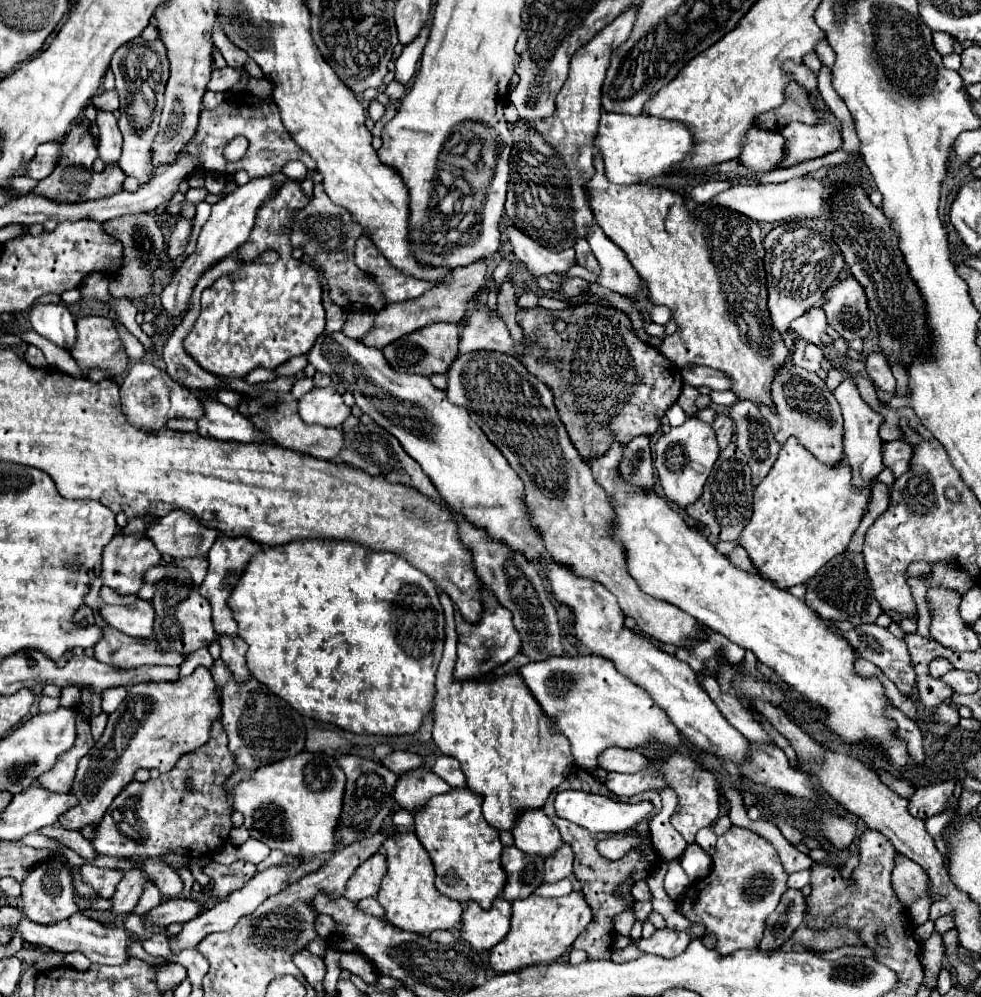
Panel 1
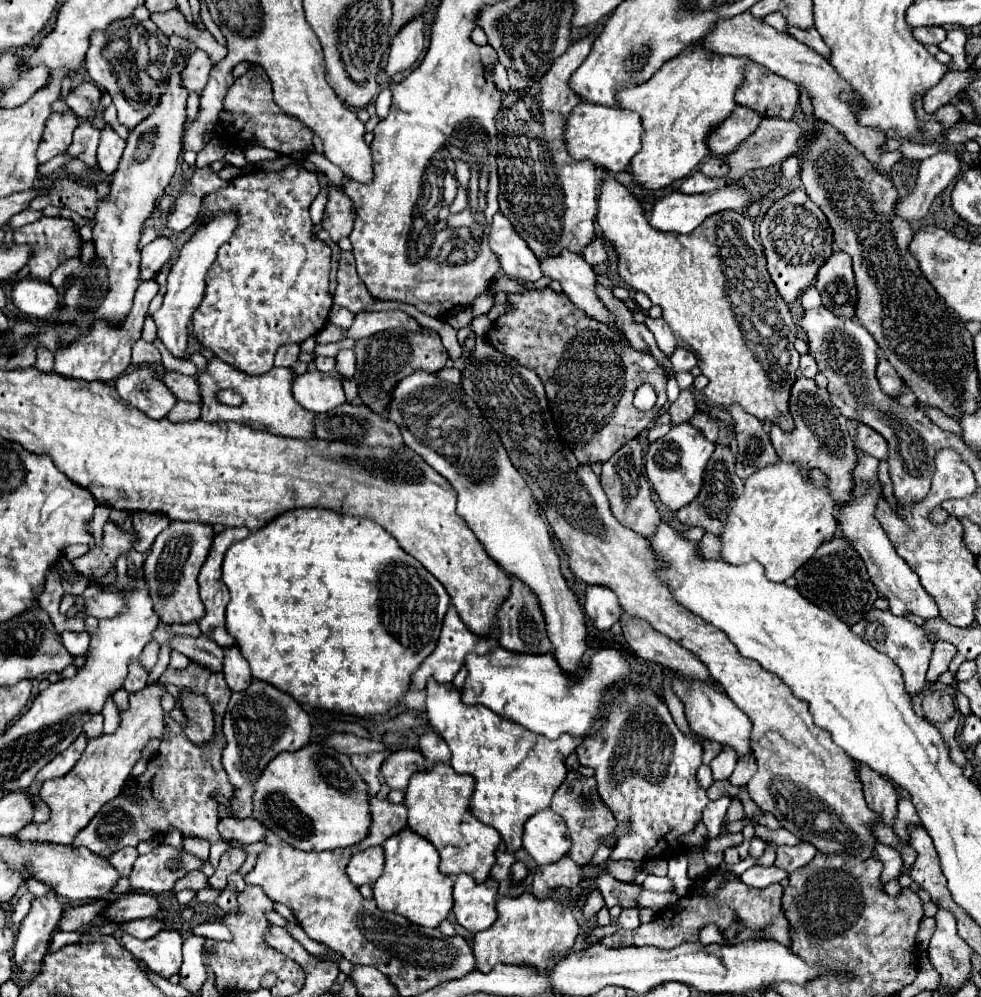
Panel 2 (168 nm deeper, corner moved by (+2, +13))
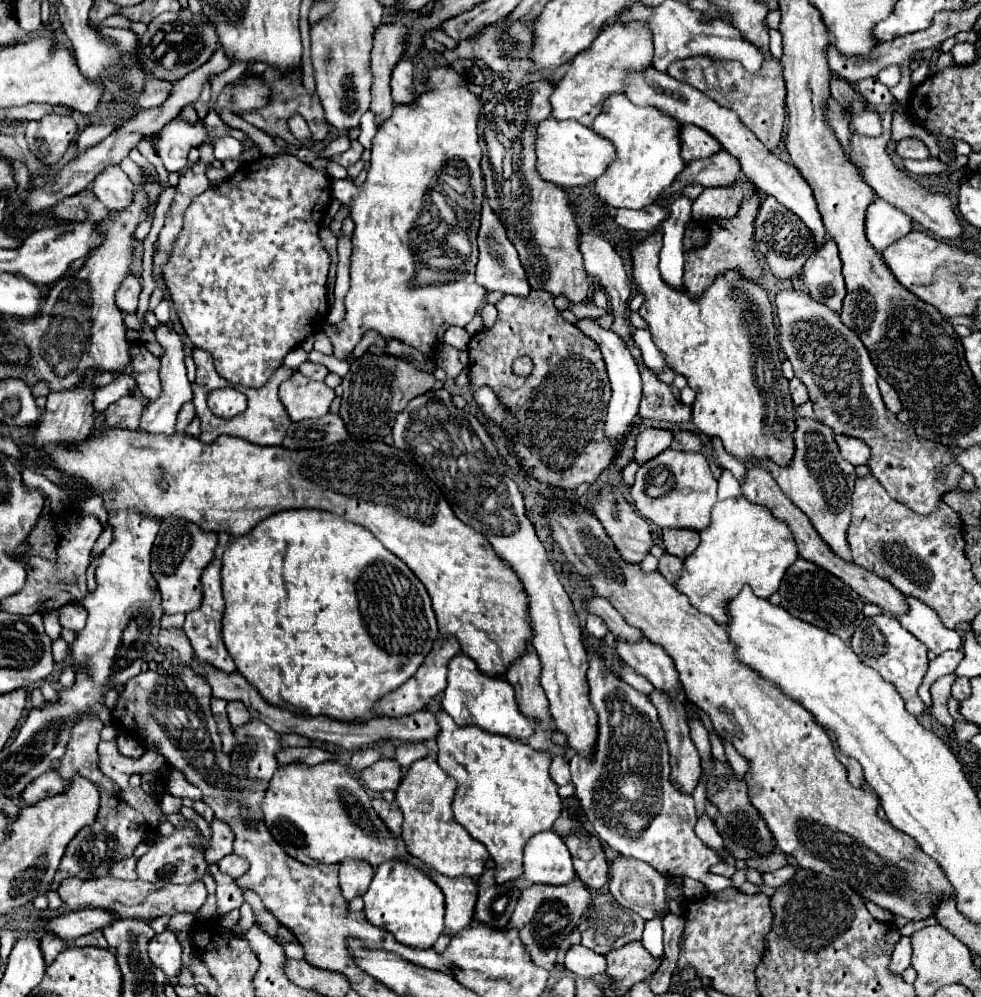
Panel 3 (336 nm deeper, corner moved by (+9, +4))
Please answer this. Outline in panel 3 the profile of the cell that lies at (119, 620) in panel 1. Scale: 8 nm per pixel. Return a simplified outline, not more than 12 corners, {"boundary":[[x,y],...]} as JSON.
{"boundary":[[78,603],[60,609],[62,627],[78,633],[88,619]]}

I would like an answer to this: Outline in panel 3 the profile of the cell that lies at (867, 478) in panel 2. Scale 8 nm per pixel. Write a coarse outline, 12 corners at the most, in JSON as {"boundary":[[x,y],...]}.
{"boundary":[[904,595],[908,611],[896,619],[940,655],[962,637],[944,627],[934,609]]}

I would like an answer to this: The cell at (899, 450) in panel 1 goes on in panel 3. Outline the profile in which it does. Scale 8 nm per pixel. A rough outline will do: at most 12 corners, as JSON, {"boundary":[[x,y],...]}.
{"boundary":[[836,435],[840,453],[852,465],[866,465],[870,447],[848,435]]}

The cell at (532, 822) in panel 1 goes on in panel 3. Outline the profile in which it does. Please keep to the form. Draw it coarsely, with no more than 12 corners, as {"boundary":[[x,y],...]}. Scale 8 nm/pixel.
{"boundary":[[542,831],[524,847],[524,877],[564,885],[576,877],[562,837]]}

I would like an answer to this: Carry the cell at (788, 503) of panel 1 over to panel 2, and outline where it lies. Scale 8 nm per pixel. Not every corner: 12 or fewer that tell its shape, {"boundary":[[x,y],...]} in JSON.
{"boundary":[[819,470],[749,476],[721,560],[791,578],[837,530]]}

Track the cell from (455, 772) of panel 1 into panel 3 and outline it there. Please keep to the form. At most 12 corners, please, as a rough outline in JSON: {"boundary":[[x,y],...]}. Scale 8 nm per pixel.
{"boundary":[[402,743],[396,761],[410,767],[428,755],[424,743]]}

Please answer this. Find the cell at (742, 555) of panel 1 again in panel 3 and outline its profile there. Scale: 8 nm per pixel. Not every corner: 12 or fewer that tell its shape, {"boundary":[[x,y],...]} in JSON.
{"boundary":[[666,553],[658,571],[670,583],[678,583],[684,559]]}

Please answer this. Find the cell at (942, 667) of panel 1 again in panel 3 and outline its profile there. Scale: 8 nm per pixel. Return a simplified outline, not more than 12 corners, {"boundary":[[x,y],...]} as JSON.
{"boundary":[[946,651],[930,661],[918,695],[928,705],[930,687],[942,675],[954,673],[964,653]]}

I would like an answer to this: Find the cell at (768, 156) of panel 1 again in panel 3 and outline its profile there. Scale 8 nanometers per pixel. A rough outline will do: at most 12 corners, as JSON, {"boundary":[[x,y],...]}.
{"boundary":[[696,125],[682,129],[686,161],[710,157],[722,145]]}

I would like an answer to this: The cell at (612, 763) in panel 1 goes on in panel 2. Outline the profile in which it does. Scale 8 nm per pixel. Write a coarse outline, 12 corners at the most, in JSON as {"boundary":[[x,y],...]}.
{"boundary":[[429,680],[473,816],[521,848],[583,738],[549,740]]}

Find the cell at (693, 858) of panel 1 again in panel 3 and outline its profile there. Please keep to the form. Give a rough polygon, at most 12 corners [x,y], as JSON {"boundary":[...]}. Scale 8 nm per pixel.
{"boundary":[[654,917],[644,925],[642,945],[662,957],[662,921]]}

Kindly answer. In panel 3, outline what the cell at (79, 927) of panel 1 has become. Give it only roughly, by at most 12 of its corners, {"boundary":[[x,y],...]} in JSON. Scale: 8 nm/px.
{"boundary":[[172,931],[148,943],[152,965],[168,979],[180,973],[180,943]]}

